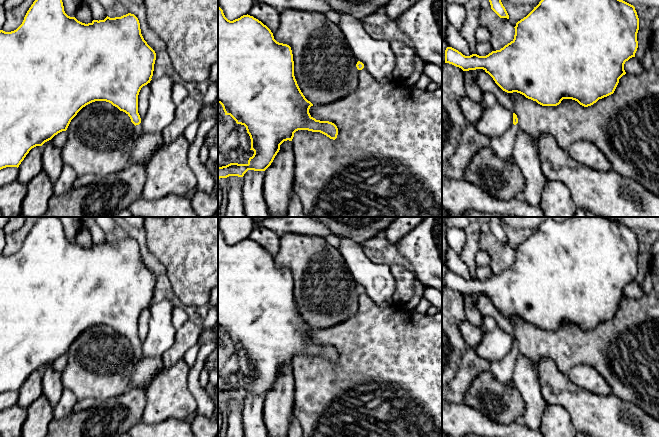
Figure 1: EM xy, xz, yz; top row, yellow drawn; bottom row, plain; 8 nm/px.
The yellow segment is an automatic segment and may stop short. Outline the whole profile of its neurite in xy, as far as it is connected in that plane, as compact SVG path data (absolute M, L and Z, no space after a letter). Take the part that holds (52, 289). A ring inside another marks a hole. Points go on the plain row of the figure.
M42 217L39 219L27 235L22 248L16 254L11 256L0 254L0 394L6 391L18 392L32 372L42 370L58 357L66 355L77 337L83 331L95 325L109 326L120 335L125 336L135 349L137 363L141 355L138 319L141 312L152 304L155 284L156 277L144 264L139 244L134 238L128 237L115 242L107 240L104 244L93 244L91 247L85 248L65 237L62 223L57 217Z

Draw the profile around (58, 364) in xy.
M62 355L55 359L50 365L59 372L62 372L64 367L67 365L67 355Z

